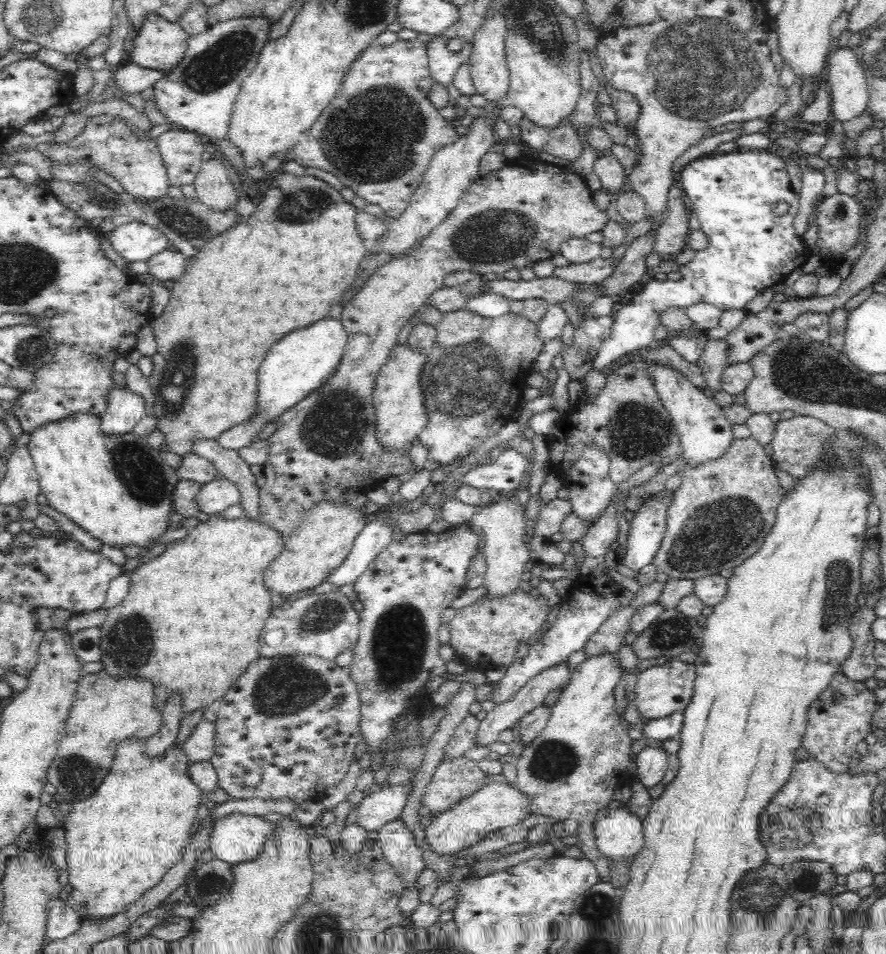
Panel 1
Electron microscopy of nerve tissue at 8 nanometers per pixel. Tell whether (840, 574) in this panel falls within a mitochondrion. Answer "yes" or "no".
yes

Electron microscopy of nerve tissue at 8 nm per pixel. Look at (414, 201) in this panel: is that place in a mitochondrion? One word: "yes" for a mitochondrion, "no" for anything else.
no

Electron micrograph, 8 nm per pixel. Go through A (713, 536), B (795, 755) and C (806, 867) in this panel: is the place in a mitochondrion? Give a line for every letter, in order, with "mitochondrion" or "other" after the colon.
A: mitochondrion
B: other
C: mitochondrion

